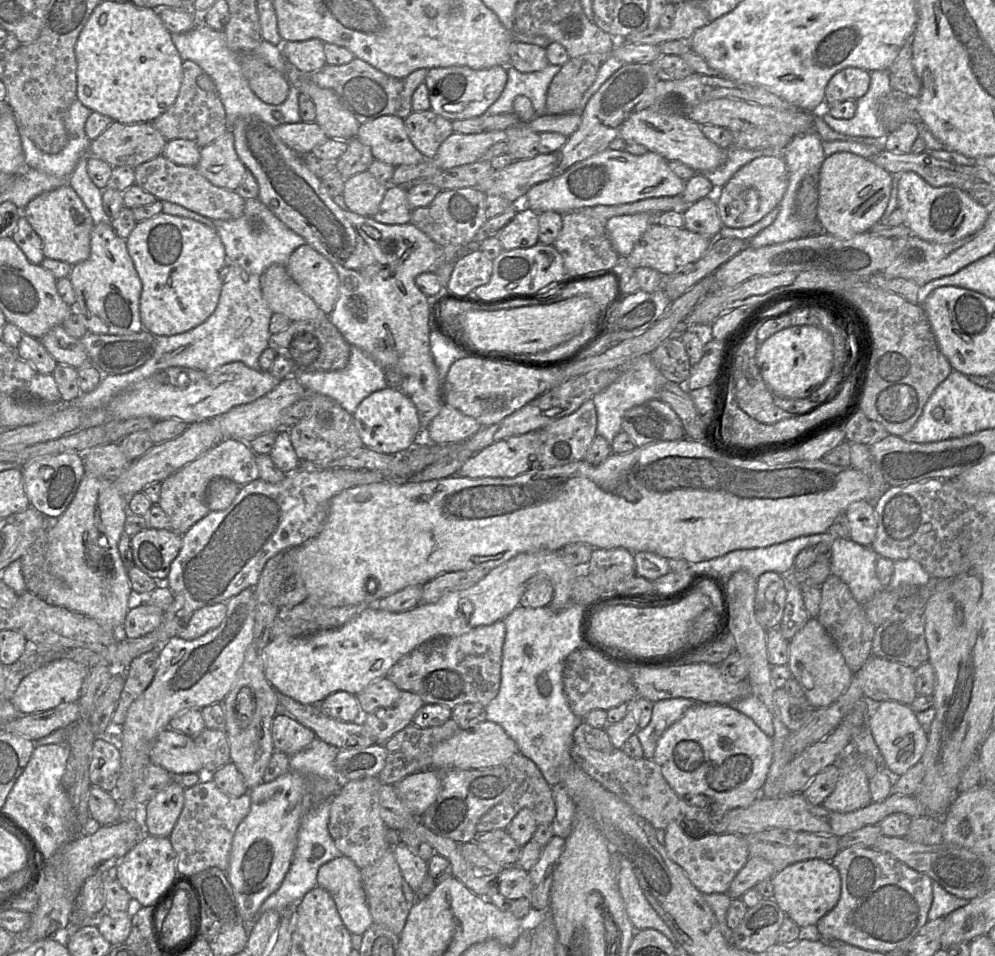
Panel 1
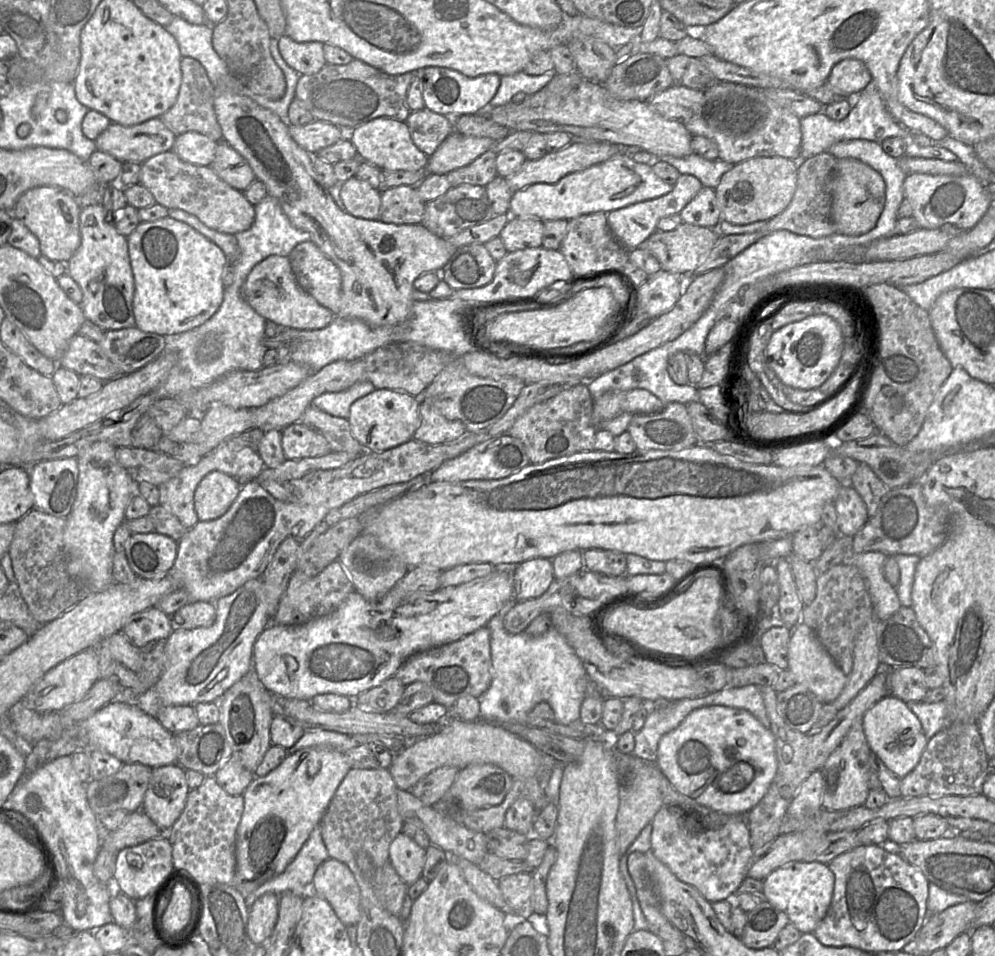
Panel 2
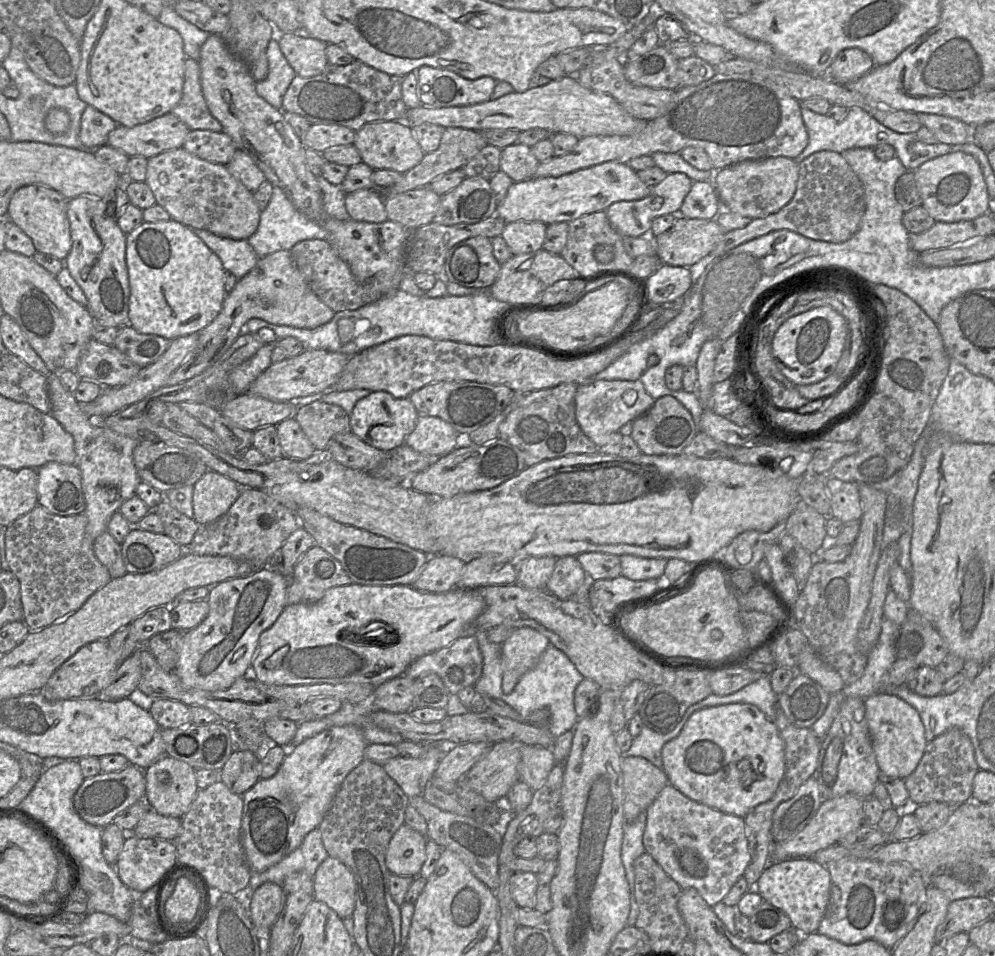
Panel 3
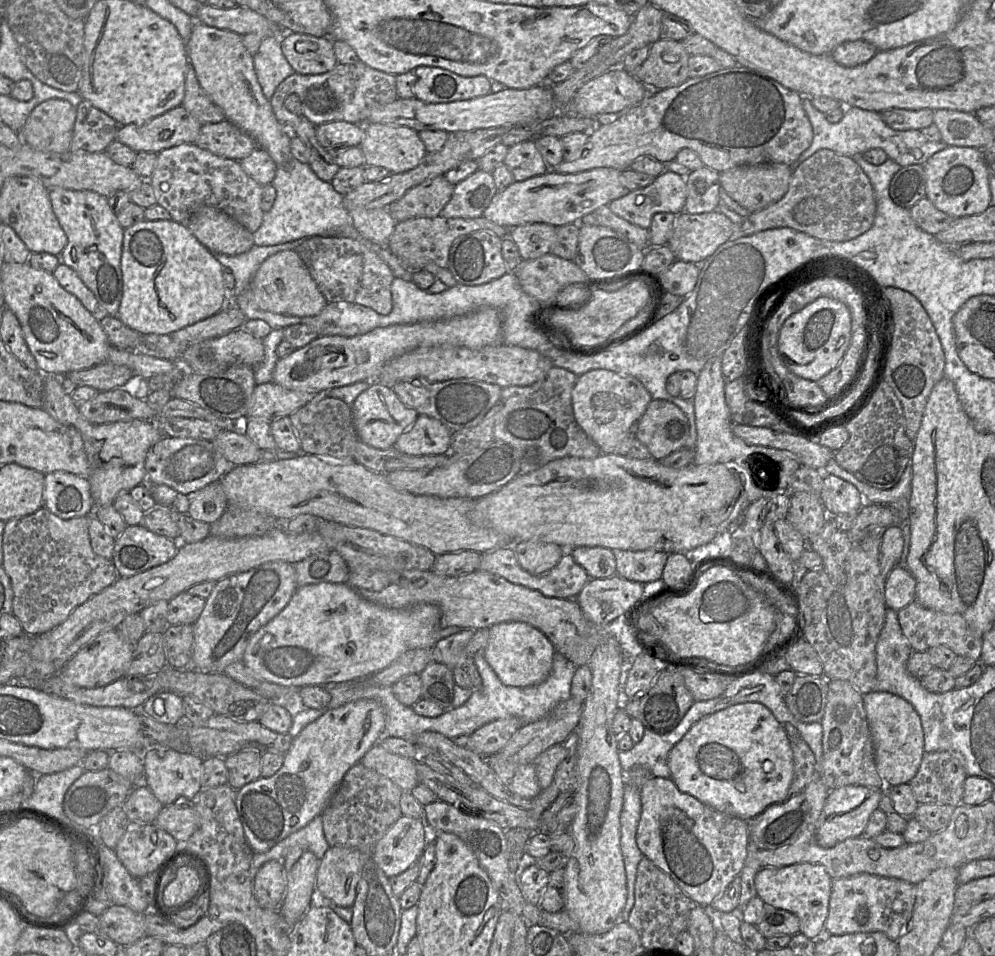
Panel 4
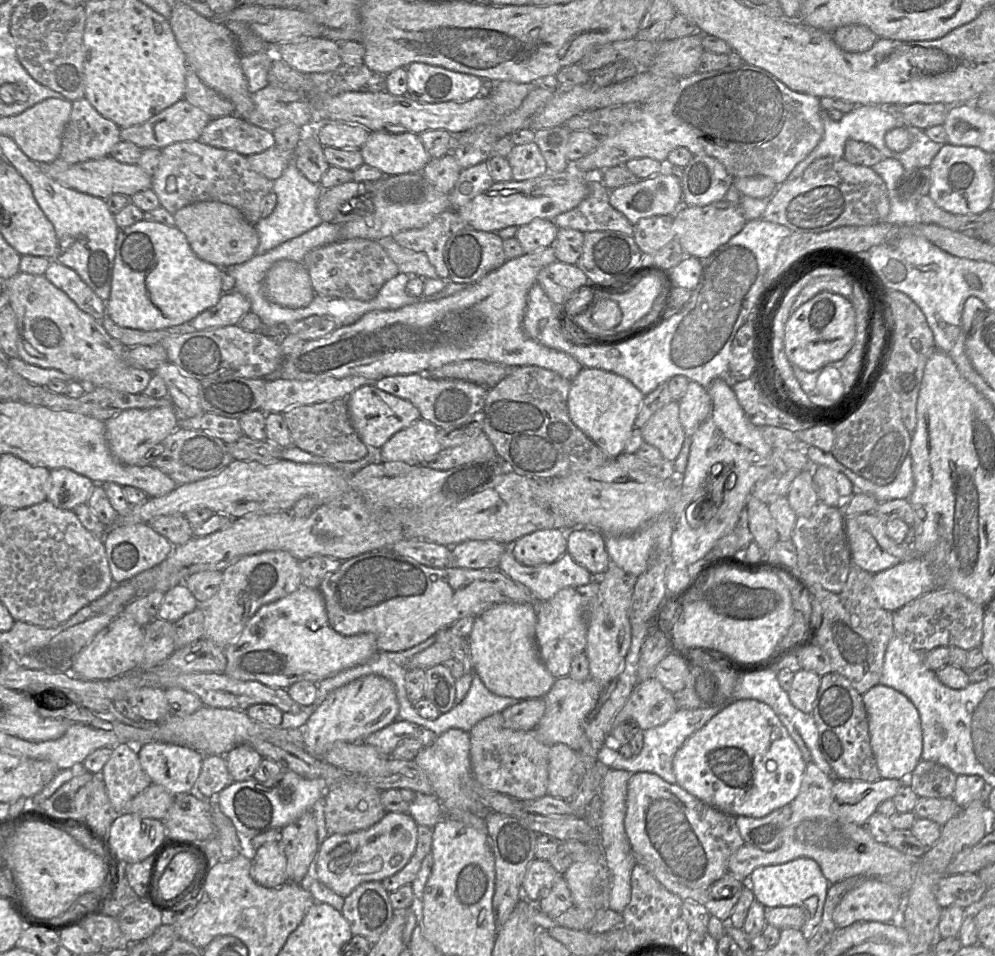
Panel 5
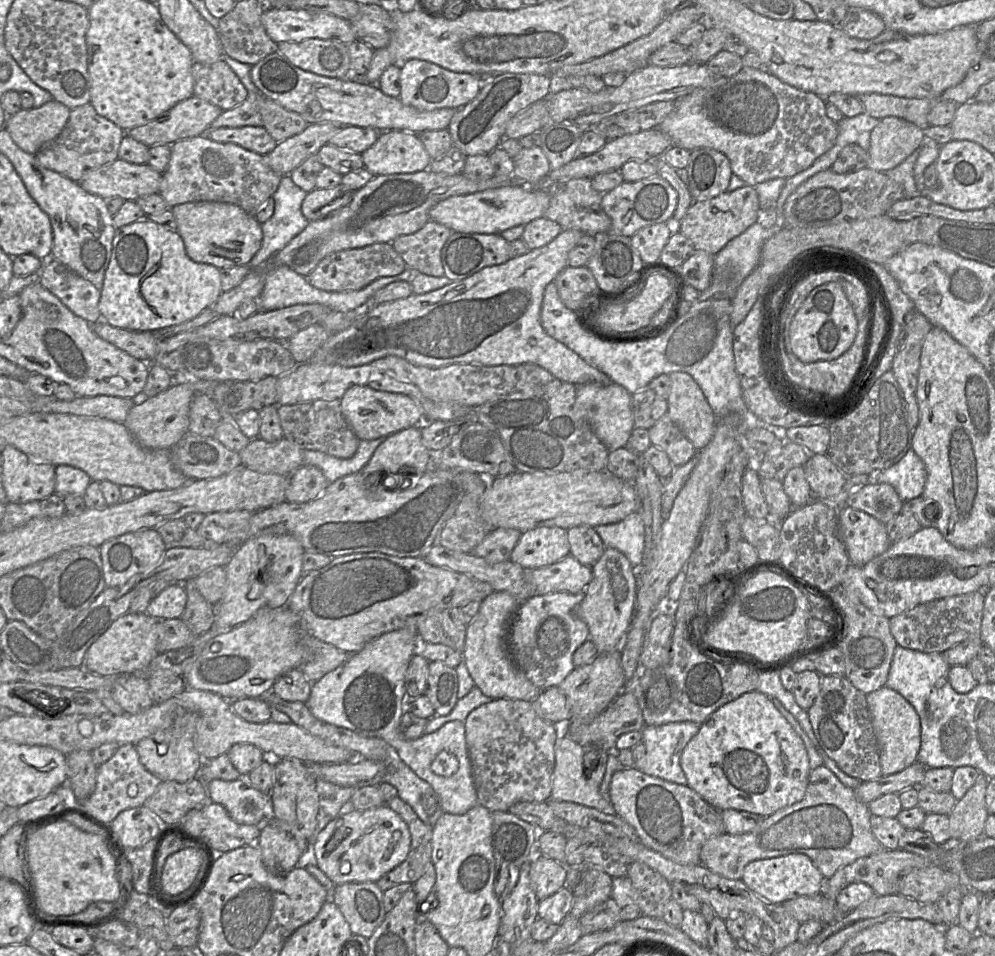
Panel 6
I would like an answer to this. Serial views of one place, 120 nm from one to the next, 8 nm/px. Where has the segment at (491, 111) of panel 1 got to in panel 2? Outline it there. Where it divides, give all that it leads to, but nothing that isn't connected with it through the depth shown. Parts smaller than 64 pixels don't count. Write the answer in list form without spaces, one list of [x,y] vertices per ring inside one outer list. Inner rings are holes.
[[[553,68],[541,75],[530,75],[520,71],[512,75],[501,76],[499,89],[490,101],[489,108],[509,103],[518,92],[533,95],[545,87],[555,75],[556,72]]]

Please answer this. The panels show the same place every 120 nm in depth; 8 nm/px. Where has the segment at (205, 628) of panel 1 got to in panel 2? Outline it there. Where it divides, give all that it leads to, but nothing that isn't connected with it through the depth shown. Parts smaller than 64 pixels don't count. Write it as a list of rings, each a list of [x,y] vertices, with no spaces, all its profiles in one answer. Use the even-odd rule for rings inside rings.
[[[213,601],[189,602],[170,616],[173,630],[207,627],[215,621],[216,605]]]

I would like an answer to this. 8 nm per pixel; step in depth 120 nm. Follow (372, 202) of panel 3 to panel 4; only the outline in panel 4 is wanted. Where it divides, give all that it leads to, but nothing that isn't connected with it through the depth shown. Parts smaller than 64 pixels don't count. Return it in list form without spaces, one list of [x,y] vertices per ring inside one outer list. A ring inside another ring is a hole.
[[[355,208],[349,211],[354,228],[367,240],[389,247],[396,220],[385,208]]]

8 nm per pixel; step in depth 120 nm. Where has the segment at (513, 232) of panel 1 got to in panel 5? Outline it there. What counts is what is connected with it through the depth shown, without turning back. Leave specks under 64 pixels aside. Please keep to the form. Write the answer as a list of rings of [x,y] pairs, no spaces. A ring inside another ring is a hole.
[[[535,218],[518,227],[515,238],[520,242],[524,253],[531,253],[553,245],[558,230],[552,220]]]

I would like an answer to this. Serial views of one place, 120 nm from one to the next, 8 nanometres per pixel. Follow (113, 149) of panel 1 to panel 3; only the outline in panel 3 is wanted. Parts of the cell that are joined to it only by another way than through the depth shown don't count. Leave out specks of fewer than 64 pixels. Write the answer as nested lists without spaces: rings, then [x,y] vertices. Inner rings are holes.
[[[172,112],[134,127],[117,126],[106,144],[129,157],[150,159],[165,151],[182,148],[190,129]]]

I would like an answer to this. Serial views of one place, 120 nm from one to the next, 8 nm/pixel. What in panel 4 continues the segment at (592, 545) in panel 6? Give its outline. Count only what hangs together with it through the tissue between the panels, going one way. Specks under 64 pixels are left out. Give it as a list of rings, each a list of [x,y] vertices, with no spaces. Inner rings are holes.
[[[579,546],[572,548],[570,553],[590,578],[608,578],[616,574],[615,556],[609,548]]]

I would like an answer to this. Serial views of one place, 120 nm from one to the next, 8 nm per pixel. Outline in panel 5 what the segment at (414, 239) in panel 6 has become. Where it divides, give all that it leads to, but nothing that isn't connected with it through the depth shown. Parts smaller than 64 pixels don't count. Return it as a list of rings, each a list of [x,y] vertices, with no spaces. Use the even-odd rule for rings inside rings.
[[[448,209],[421,229],[401,231],[392,236],[403,248],[422,252],[435,268],[438,277],[448,281],[449,273],[444,262],[443,251],[448,239],[467,227],[457,211]]]

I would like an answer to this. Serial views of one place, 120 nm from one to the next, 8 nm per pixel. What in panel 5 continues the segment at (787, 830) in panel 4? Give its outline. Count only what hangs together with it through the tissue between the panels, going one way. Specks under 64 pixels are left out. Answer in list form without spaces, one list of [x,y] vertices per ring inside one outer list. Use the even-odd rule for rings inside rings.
[[[789,804],[764,817],[736,816],[736,824],[745,843],[764,851],[776,850],[782,842],[782,831],[791,816]]]

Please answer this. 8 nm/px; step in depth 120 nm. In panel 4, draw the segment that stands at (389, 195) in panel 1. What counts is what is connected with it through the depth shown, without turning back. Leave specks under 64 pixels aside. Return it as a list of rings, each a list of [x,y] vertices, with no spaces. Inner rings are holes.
[[[441,175],[411,188],[387,210],[396,222],[411,218],[434,218],[451,199],[454,185]]]

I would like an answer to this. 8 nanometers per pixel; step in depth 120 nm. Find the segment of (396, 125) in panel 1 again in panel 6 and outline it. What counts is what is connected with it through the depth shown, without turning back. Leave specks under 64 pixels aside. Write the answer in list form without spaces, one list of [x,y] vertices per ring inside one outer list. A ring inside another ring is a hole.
[[[400,130],[380,132],[377,141],[361,155],[364,167],[374,176],[419,172],[427,170],[432,162],[419,135]]]

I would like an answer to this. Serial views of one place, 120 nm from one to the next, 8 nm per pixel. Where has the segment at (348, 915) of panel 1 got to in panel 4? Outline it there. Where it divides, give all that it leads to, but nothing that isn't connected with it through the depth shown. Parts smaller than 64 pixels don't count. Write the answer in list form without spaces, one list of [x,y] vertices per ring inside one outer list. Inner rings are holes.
[[[329,846],[317,869],[316,890],[335,905],[351,908],[363,865],[358,850]]]

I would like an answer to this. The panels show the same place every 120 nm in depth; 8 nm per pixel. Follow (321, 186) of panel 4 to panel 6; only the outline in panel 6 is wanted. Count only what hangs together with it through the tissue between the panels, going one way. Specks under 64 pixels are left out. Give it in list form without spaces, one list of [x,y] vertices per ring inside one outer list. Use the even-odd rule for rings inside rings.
[[[289,175],[282,177],[273,195],[275,209],[273,215],[261,224],[262,246],[250,261],[250,270],[267,266],[275,253],[283,249],[309,224],[301,207],[307,192],[298,187]]]

